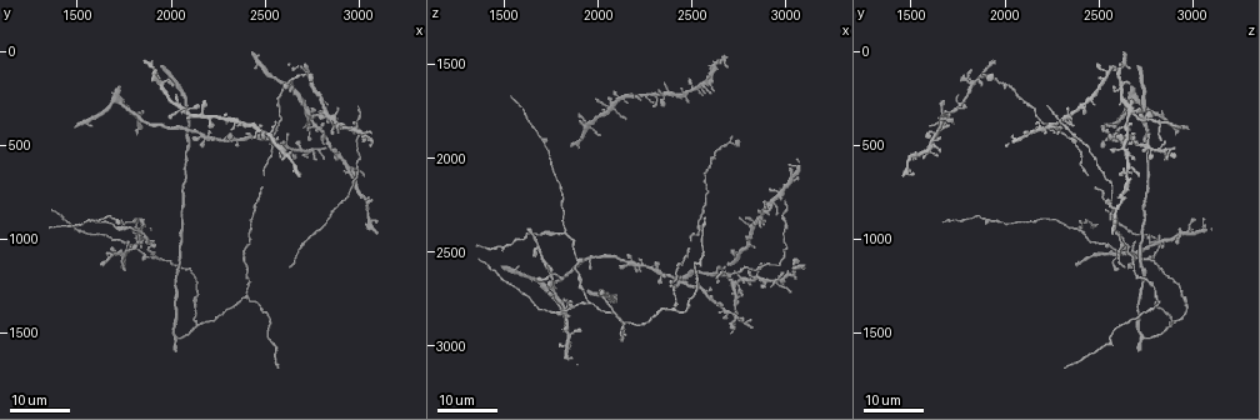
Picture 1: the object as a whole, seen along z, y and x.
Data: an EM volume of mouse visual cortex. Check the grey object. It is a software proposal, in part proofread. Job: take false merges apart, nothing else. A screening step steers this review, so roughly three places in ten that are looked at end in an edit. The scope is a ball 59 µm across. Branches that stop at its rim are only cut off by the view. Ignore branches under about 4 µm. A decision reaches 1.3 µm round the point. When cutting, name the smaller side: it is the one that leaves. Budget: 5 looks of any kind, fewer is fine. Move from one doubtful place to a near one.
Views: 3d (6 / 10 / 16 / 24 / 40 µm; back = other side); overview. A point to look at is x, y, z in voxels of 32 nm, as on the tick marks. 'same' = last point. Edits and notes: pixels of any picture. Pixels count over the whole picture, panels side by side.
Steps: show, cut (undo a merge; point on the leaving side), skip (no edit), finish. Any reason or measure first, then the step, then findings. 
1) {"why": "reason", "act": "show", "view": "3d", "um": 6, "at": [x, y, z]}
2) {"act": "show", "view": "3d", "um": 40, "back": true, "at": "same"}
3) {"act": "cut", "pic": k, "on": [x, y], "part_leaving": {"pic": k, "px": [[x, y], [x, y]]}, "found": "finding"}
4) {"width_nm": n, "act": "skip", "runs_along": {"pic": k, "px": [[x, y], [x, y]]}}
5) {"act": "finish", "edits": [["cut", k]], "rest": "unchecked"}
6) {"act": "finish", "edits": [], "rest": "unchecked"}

{"why": "looks like a crossing", "act": "show", "view": "3d", "um": 24, "at": [2510, 440, 1620]}

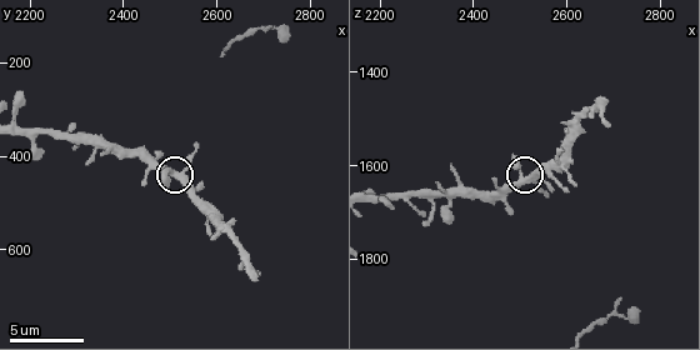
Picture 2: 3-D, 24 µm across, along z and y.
{"why": "zoom in", "act": "show", "view": "3d", "um": 10, "at": [2520, 450, 1630]}

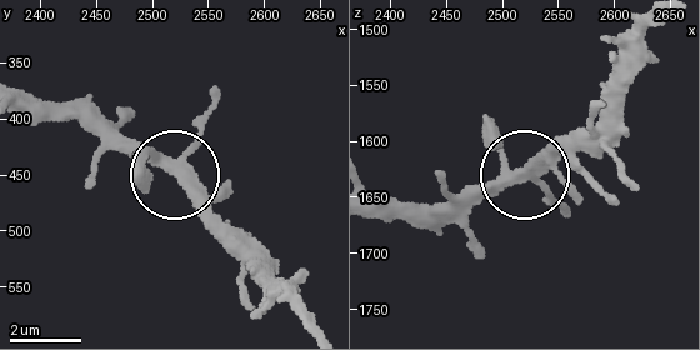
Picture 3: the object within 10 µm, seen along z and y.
{"side_arm_um": 12, "arms": 4, "act": "skip", "found": "all the same neuron"}

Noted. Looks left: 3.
{"why": "two arms in line, one across", "act": "show", "view": "3d", "um": 24, "at": [1830, 940, 2410]}

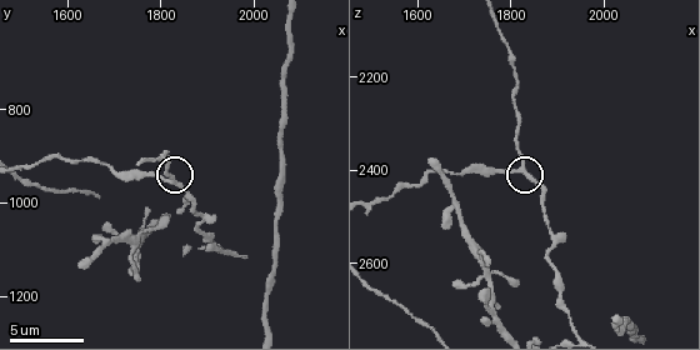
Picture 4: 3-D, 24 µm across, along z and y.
{"act": "show", "view": "3d", "um": 10, "at": [1825, 950, 2390]}

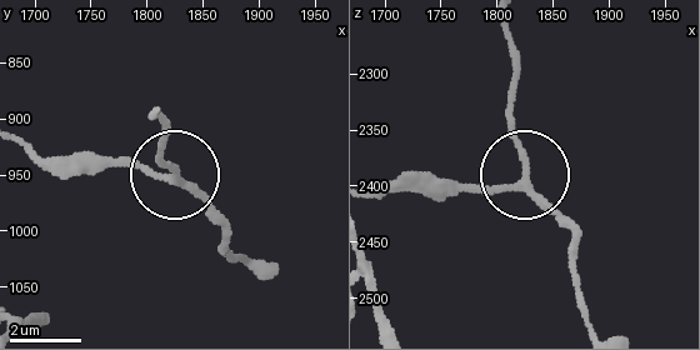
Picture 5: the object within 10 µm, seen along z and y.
{"width_nm": 170, "act": "skip", "runs_along": {"pic": 5, "px": [[243, 260], [180, 183], [49, 168]]}, "found": "one neuron here"}

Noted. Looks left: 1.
{"act": "finish", "edits": [], "rest": "unchecked"}

